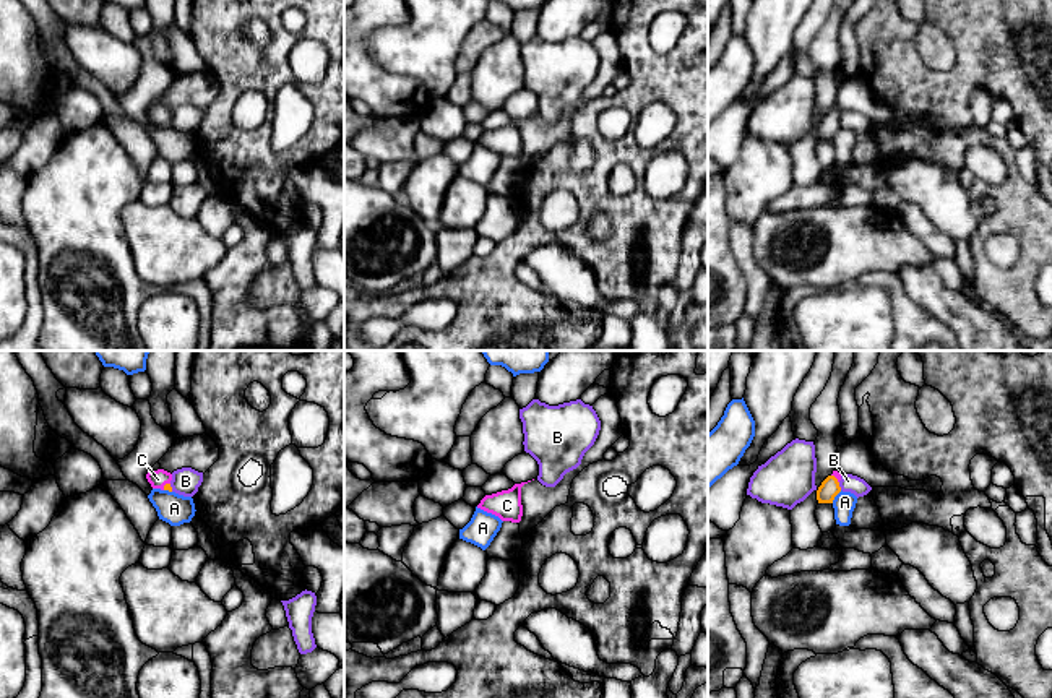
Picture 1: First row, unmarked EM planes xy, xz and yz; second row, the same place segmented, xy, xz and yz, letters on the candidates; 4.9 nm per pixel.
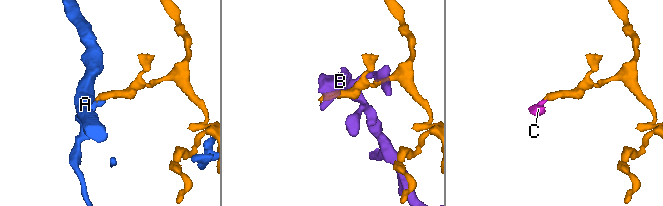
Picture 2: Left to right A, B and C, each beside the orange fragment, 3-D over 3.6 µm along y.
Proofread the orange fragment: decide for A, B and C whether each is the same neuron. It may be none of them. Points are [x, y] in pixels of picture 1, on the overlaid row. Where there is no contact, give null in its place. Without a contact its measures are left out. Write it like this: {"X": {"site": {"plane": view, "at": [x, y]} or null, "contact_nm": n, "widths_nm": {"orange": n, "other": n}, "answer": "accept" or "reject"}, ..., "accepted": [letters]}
{"A": {"site": {"plane": "yz", "at": [835, 495]}, "contact_nm": 80, "widths_nm": {"orange": 100, "other": 110}, "answer": "reject"}, "B": {"site": {"plane": "yz", "at": [838, 486]}, "contact_nm": 40, "widths_nm": {"orange": 100, "other": 90}, "answer": "reject"}, "C": {"site": {"plane": "xy", "at": [164, 486]}, "contact_nm": 50, "widths_nm": {"orange": 30, "other": 90}, "answer": "accept"}, "accepted": ["C"]}

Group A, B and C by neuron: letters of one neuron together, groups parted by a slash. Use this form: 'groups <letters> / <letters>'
groups A / B / C

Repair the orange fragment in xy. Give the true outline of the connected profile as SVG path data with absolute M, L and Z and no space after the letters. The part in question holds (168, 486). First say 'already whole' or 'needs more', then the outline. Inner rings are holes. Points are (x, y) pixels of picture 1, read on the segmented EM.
needs more; M164 469L149 471L146 474L146 479L153 489L172 492L172 487L170 487L172 474L170 472L164 471Z

